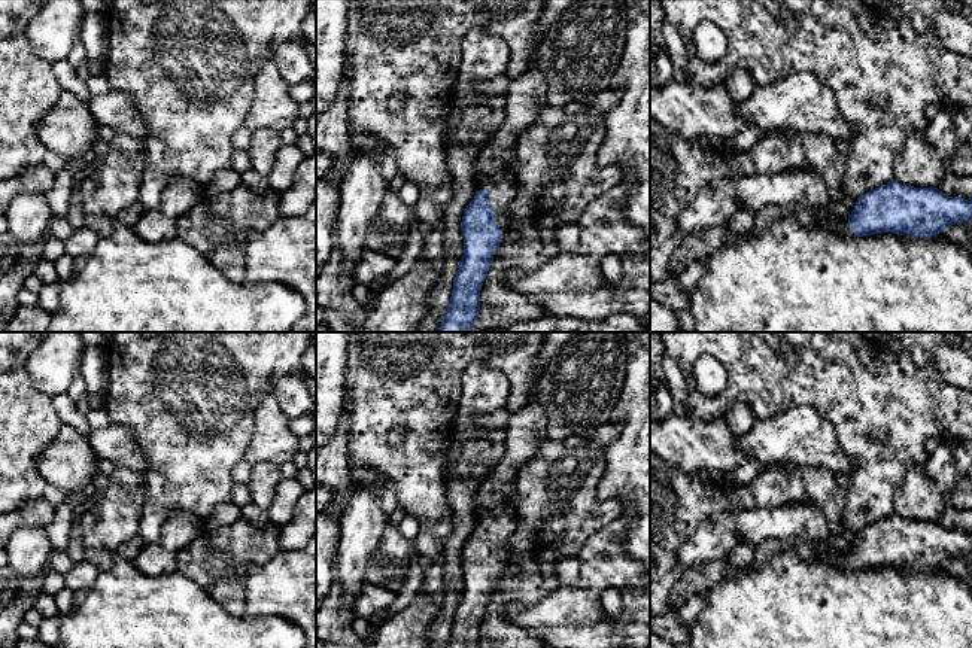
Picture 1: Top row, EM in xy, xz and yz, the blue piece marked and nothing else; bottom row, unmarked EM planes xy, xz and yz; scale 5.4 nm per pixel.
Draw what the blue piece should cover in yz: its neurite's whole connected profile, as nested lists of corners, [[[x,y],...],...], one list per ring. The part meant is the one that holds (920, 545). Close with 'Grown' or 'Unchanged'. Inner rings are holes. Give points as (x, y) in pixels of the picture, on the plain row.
[[[891,514],[857,532],[847,554],[818,554],[842,571],[883,566],[932,572],[951,559],[972,556],[972,532],[948,530],[938,521],[914,521]]]. Grown

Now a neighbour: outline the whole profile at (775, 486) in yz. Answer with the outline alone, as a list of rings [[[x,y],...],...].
[[[769,466],[751,483],[732,490],[744,506],[772,509],[789,504],[814,504],[826,514],[835,535],[848,493],[848,475],[821,466],[798,468],[793,472]]]

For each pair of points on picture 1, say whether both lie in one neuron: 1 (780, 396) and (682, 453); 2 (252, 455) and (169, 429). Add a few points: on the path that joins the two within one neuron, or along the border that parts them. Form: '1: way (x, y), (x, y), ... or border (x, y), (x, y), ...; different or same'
1: border (690, 416), (699, 422), (725, 417); different
2: border (254, 419), (252, 438), (242, 459); different

